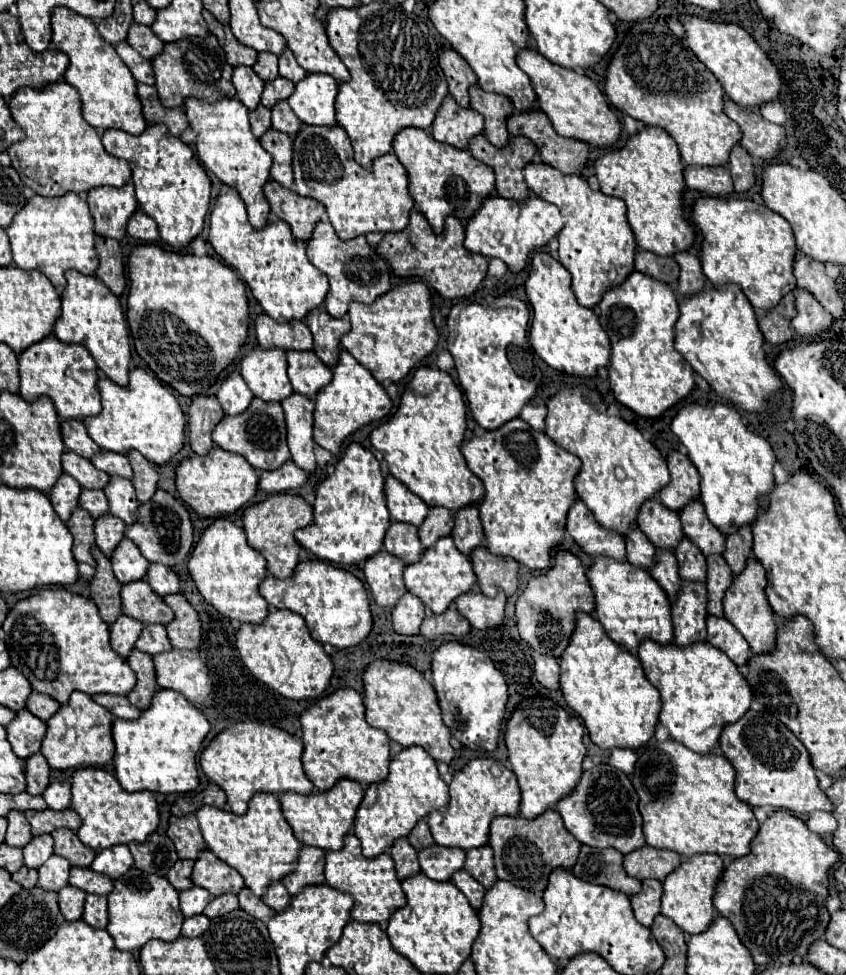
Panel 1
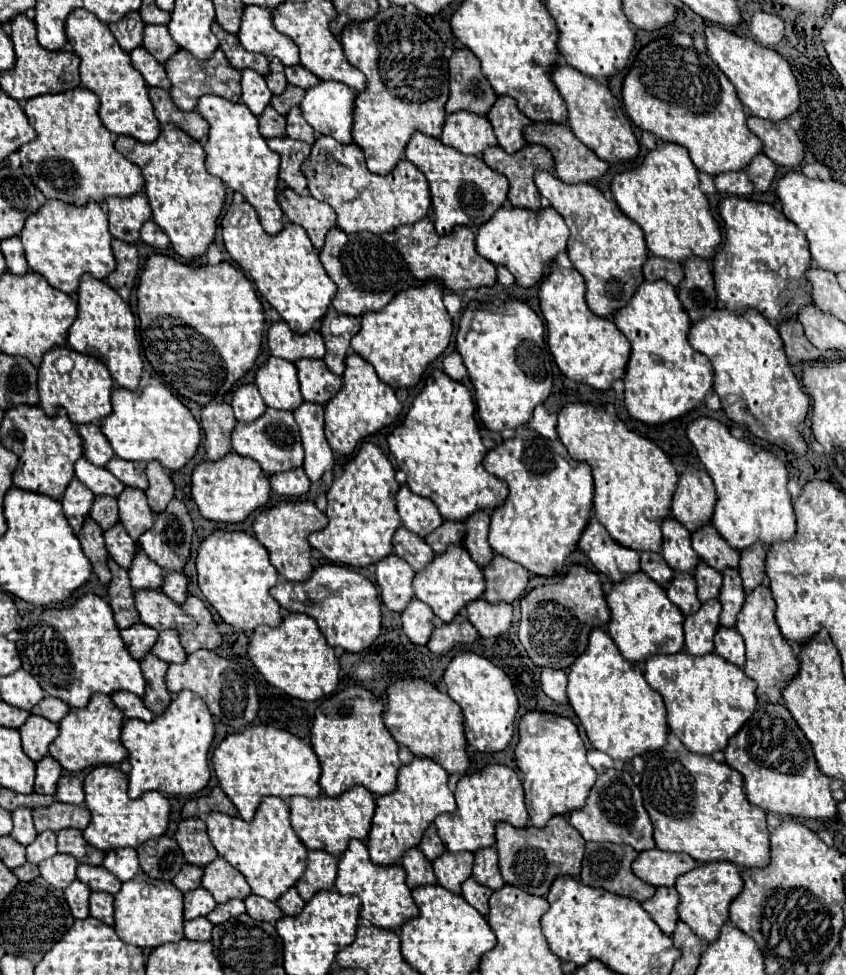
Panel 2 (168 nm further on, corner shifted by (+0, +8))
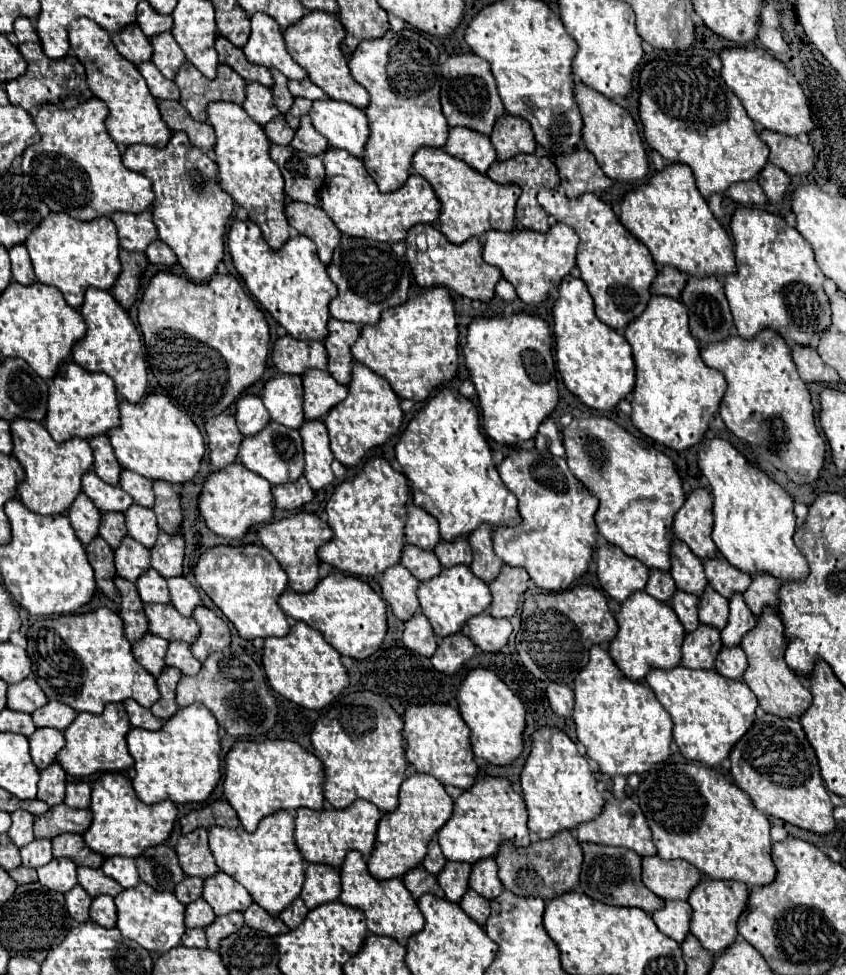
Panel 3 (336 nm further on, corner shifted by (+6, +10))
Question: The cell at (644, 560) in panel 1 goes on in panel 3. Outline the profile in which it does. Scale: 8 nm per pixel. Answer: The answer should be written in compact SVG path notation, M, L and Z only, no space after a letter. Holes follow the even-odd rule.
M651 569L645 591L647 591L649 595L653 595L655 599L659 599L659 601L669 601L669 595L673 595L673 591L675 591L673 577L671 577L667 571Z

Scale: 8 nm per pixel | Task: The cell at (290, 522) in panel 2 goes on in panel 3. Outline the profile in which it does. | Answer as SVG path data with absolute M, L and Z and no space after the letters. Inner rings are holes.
M293 513L289 517L283 517L279 521L267 523L263 527L259 527L257 531L263 547L267 547L273 557L277 559L277 563L281 565L281 569L287 573L289 577L289 587L297 593L307 593L315 587L315 583L319 581L319 557L317 557L317 547L321 547L323 543L329 541L331 537L331 529L325 521L321 521L317 515L313 513Z

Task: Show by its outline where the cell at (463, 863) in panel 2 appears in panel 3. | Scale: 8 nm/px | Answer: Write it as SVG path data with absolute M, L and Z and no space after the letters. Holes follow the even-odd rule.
M447 861L445 863L445 867L437 875L437 881L441 883L441 889L445 891L445 899L457 903L463 897L463 893L469 887L467 885L469 883L469 871L471 871L469 863L459 863L459 861Z

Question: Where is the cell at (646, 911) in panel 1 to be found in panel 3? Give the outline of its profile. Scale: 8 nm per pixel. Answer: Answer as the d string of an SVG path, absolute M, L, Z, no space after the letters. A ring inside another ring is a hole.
M665 901L665 907L651 913L655 925L663 931L663 935L681 943L689 933L689 917L691 907L687 901Z

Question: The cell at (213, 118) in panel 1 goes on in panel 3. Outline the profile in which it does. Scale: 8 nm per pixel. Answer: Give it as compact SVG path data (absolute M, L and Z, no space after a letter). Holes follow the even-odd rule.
M211 101L207 105L207 121L213 125L217 137L217 143L213 147L219 177L217 183L247 211L249 219L261 229L269 247L281 247L281 243L289 239L289 225L283 215L283 177L269 157L269 139L263 127L253 123L253 119L249 119L241 105L229 101Z

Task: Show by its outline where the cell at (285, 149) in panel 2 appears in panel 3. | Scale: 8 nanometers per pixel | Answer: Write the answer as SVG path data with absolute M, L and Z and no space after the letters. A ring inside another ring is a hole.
M271 145L271 159L279 167L285 179L285 193L293 201L305 201L311 205L319 203L319 187L325 179L325 169L319 157L301 153L291 145Z

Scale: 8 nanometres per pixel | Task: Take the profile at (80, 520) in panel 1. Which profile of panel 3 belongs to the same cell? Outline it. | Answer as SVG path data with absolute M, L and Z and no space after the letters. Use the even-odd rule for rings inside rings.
M95 537L87 547L87 559L95 571L95 583L97 589L103 591L107 597L117 595L117 589L113 585L113 575L115 575L115 567L113 567L113 549L101 539Z

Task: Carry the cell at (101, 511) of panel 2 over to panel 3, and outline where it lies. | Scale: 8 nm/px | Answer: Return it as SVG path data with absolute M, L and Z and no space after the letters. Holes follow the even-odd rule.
M115 511L101 513L99 535L101 535L109 545L111 545L111 549L115 549L115 547L117 547L117 543L121 541L121 537L125 537L125 535L127 535L123 513L115 513Z

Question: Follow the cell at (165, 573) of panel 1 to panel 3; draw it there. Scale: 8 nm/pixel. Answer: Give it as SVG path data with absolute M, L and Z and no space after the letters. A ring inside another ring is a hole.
M169 577L169 579L167 579L167 587L169 587L171 605L173 605L181 615L191 617L193 607L201 605L199 591L197 591L185 577Z

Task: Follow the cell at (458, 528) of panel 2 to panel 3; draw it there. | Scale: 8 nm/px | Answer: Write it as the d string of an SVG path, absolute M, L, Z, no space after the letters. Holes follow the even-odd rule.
M455 537L453 541L441 539L433 549L433 553L437 555L443 567L453 567L457 563L471 565L471 547L465 537Z

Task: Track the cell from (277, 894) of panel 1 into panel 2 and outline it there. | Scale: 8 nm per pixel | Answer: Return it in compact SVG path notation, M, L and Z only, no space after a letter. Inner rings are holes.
M289 889L289 891L277 901L277 905L281 907L281 911L283 911L285 915L299 915L299 913L303 911L303 907L305 907L305 901L299 897L297 889Z

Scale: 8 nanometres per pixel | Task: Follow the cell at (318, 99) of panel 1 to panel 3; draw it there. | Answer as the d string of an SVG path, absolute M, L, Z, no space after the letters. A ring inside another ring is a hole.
M317 99L309 111L313 127L329 141L331 147L345 149L363 157L365 139L369 135L365 111L345 101Z

